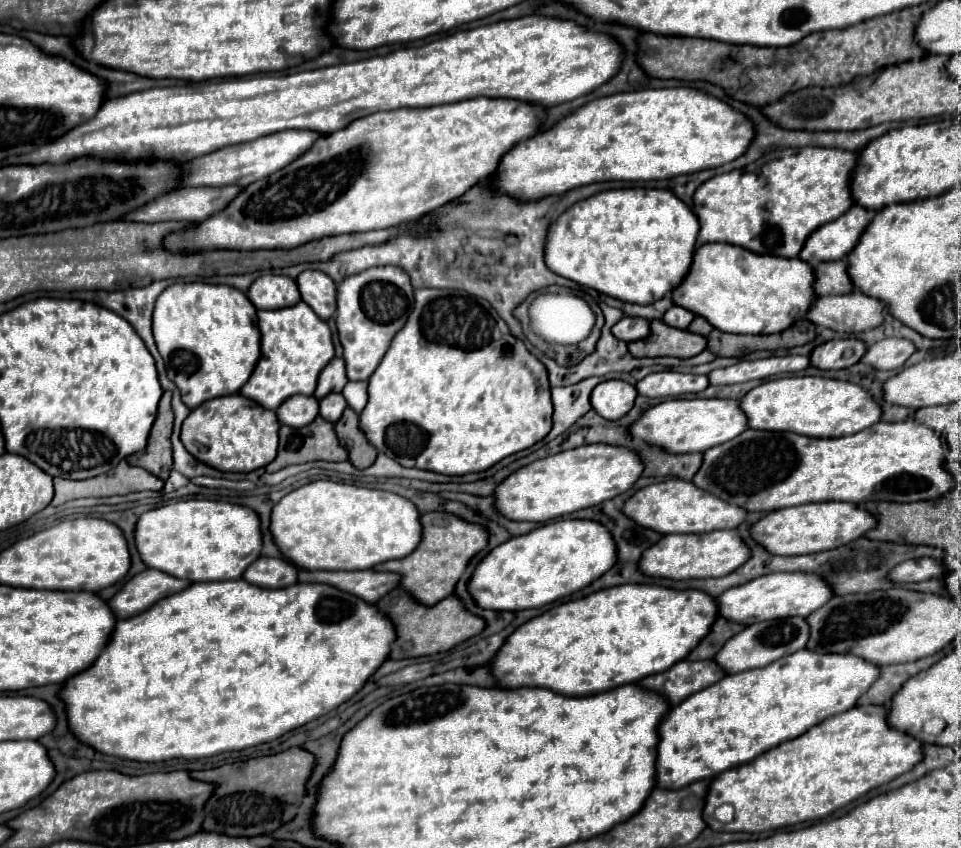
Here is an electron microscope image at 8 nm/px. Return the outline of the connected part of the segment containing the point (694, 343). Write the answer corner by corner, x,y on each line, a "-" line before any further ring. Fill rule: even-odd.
651,321
651,335
629,343
633,357
695,357
705,351
707,339
703,335
669,327
663,321

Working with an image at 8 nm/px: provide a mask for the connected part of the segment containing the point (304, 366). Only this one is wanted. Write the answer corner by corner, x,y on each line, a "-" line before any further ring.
303,301
285,309
257,311
257,317
261,331
261,359
239,393
265,409
277,409
291,395
313,395
319,373
335,355
329,325

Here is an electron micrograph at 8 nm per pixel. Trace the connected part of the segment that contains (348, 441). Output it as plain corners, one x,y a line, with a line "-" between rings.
351,407
343,411
343,417
335,423
335,431
341,445
349,451
349,461
357,469
365,469
375,463
377,449
365,439
363,431
359,429
359,415

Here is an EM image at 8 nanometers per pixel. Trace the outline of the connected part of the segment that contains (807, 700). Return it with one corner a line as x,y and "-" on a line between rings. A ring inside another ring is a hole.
805,649
761,669
725,675
721,683
691,695
677,707
669,707
659,723
657,787
681,789
749,763
823,719
851,709
877,677
879,667
855,655
817,655

